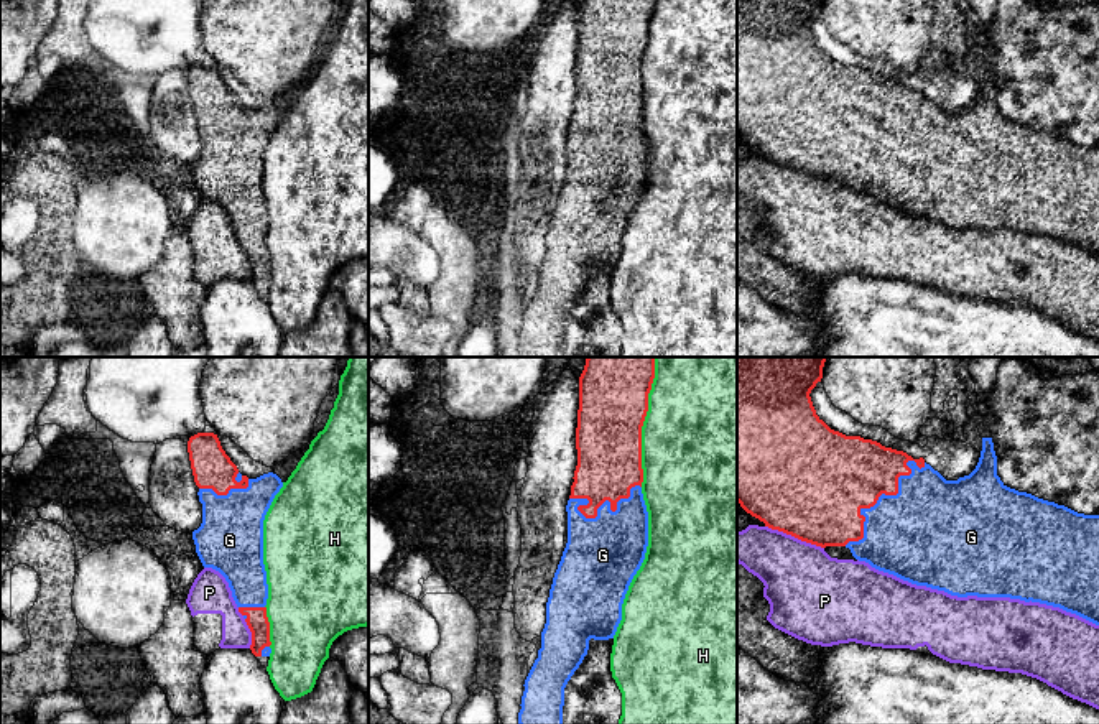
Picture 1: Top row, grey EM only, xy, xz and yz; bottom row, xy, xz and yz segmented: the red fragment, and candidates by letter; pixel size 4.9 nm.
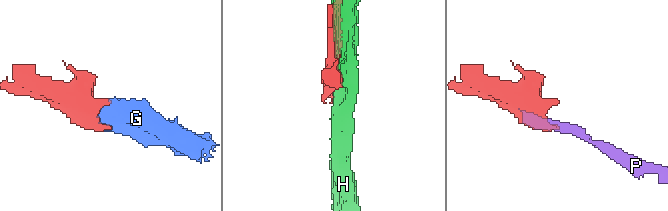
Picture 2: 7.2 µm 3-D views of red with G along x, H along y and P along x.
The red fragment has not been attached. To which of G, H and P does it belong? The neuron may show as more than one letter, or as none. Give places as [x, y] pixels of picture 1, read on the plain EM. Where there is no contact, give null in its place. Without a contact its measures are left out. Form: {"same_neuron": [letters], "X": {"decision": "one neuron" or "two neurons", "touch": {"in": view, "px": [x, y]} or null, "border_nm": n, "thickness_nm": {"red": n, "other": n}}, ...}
{"same_neuron": ["G"], "G": {"decision": "one neuron", "touch": {"in": "yz", "px": [882, 124]}, "border_nm": 550, "thickness_nm": {"red": 400, "other": 420}}, "H": {"decision": "two neurons", "touch": {"in": "xz", "px": [640, 60]}, "border_nm": 600, "thickness_nm": {"red": 340, "other": 480}}, "P": {"decision": "two neurons", "touch": {"in": "yz", "px": [795, 168]}, "border_nm": 300, "thickness_nm": {"red": 500, "other": 380}}}

